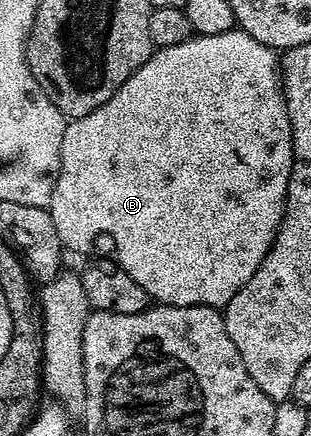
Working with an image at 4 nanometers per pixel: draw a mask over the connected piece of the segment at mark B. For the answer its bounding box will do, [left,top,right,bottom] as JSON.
[50,27,292,307]

